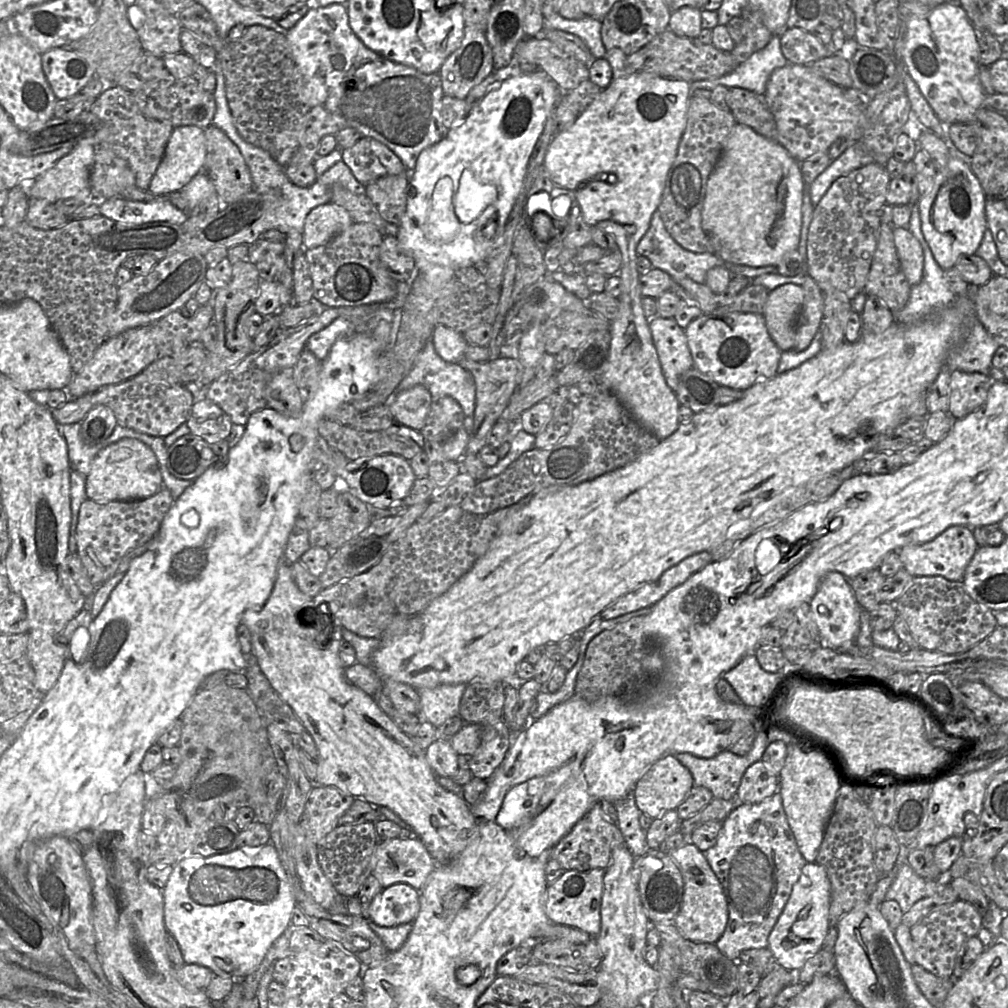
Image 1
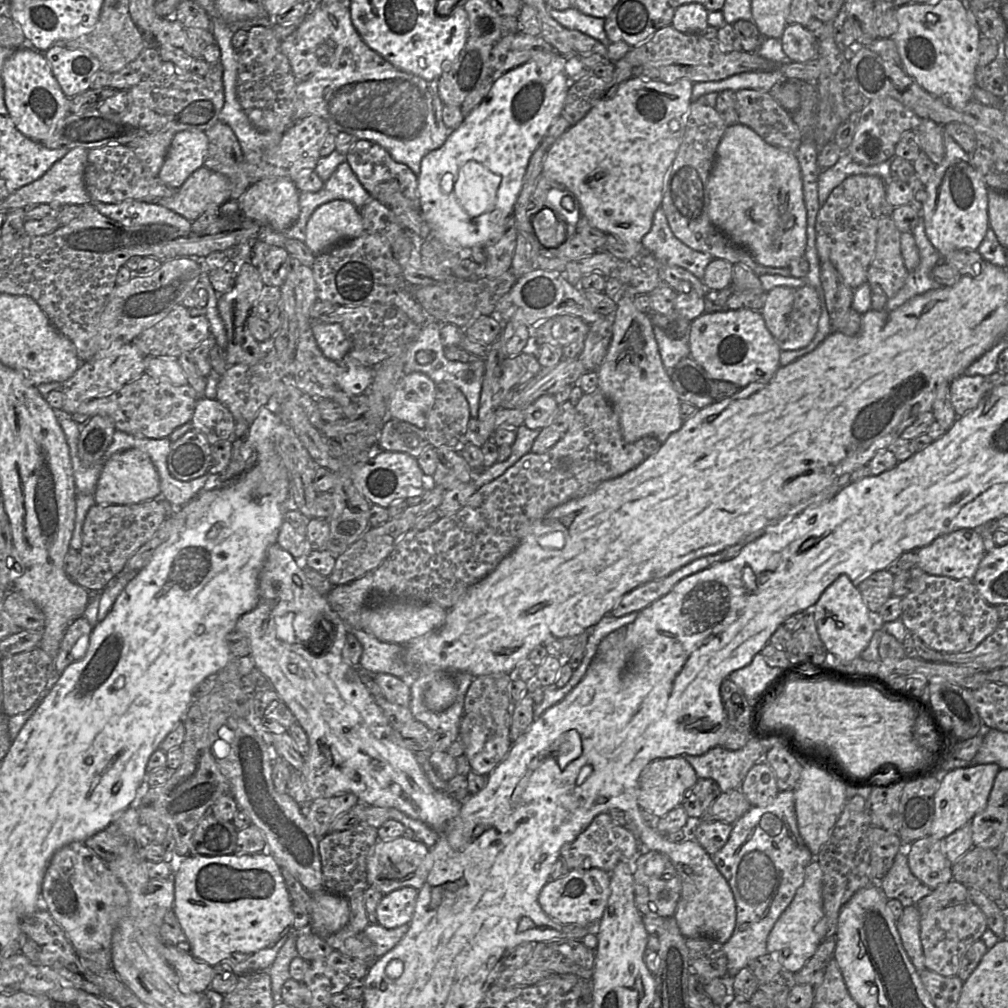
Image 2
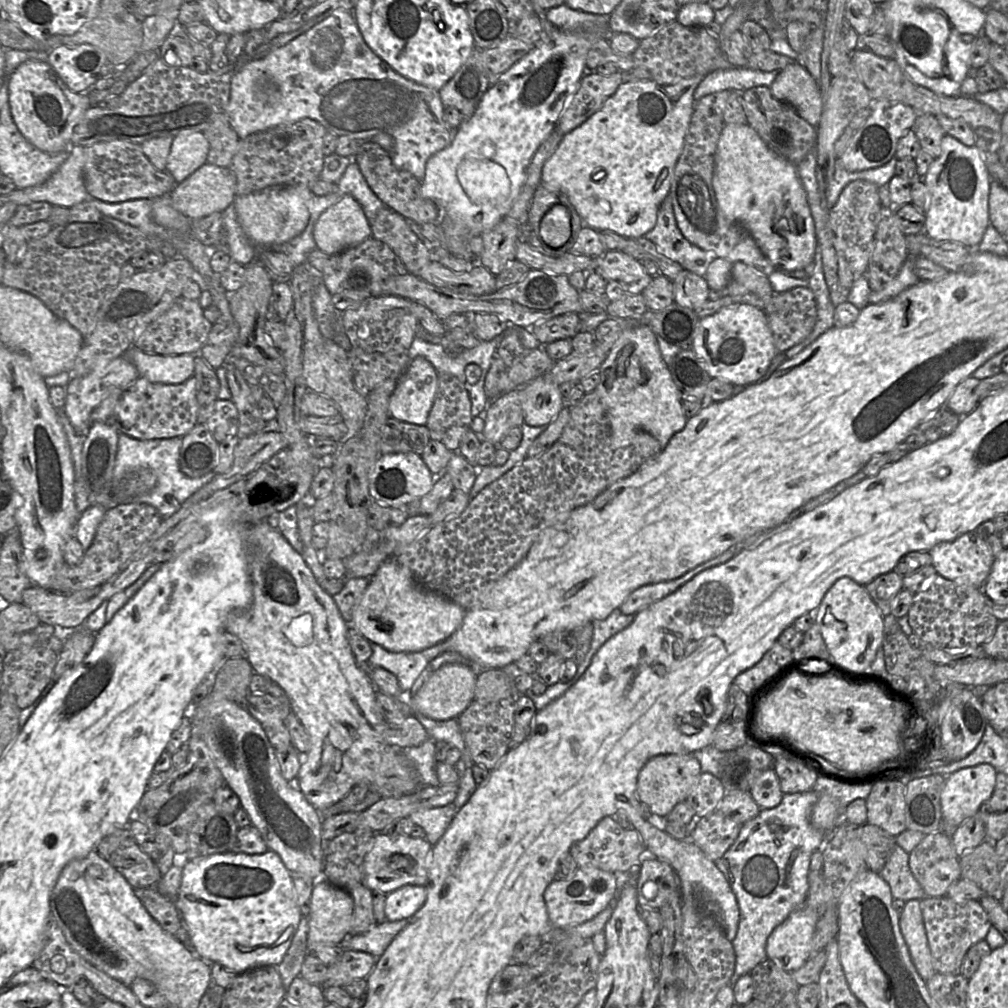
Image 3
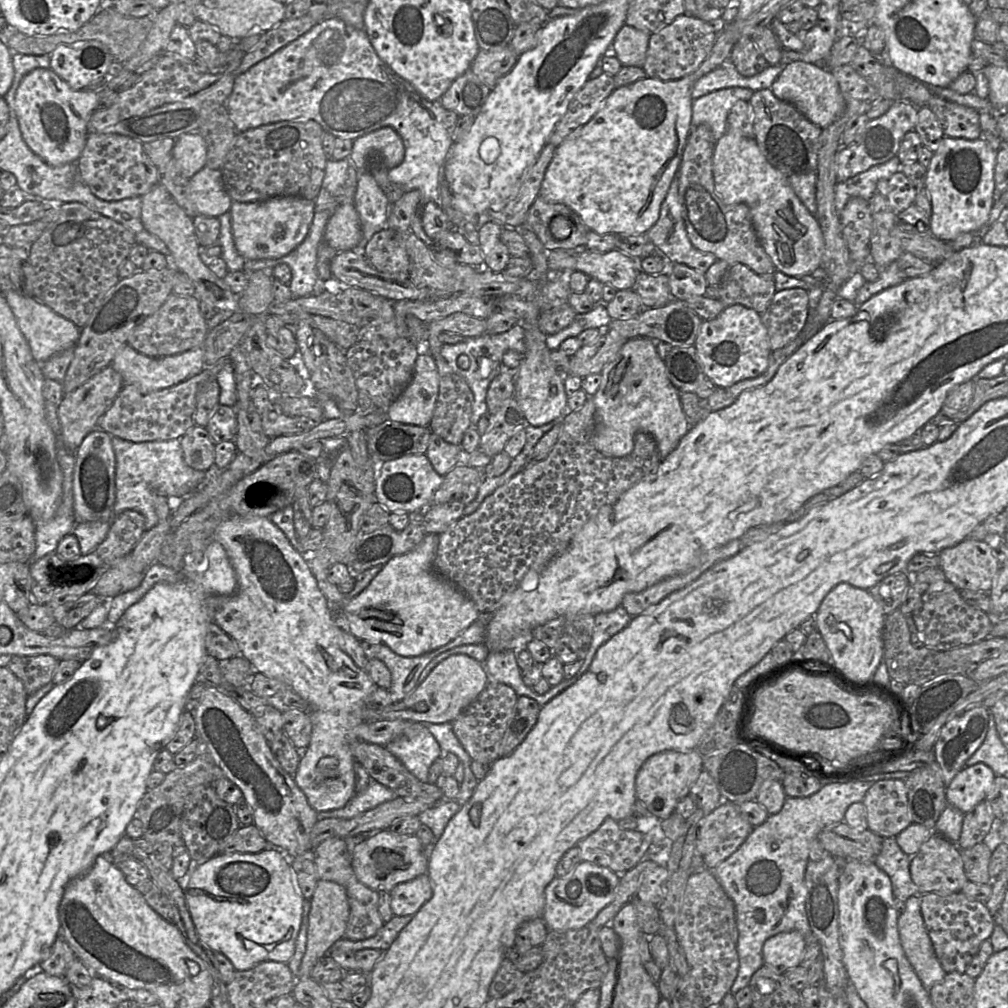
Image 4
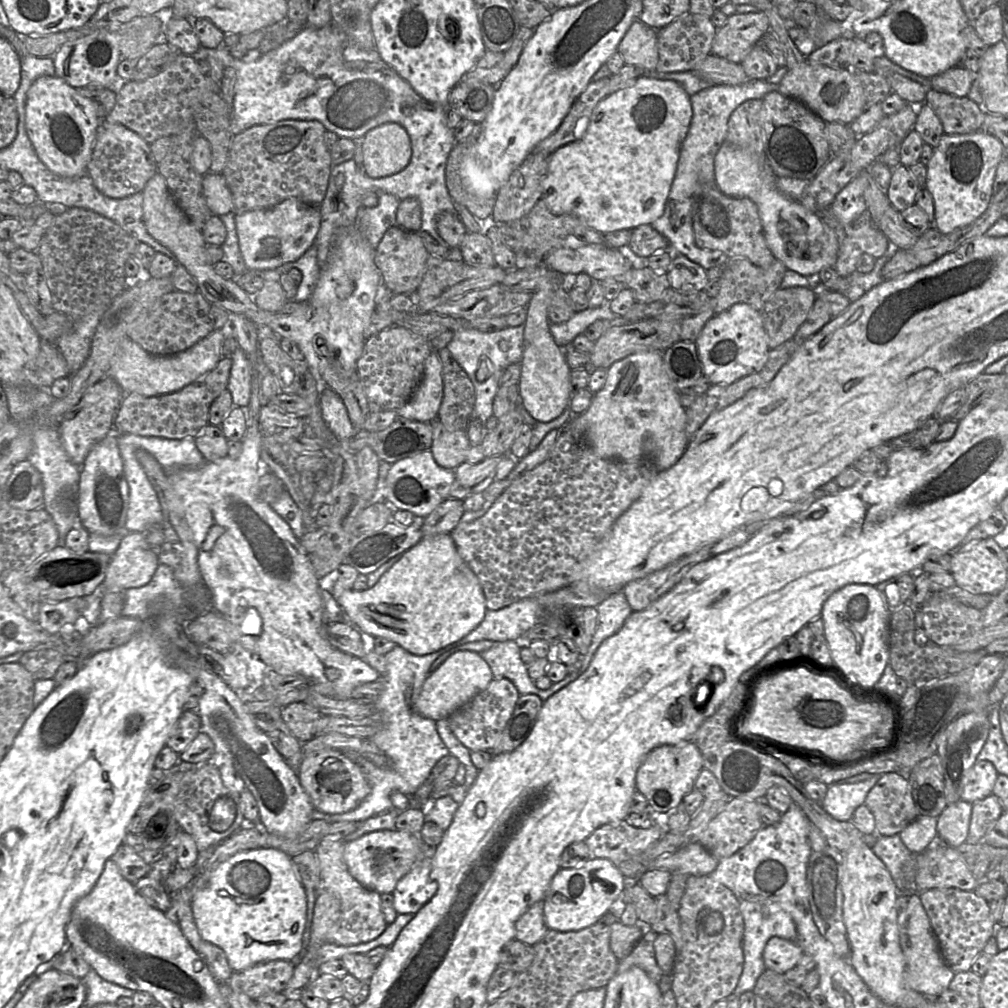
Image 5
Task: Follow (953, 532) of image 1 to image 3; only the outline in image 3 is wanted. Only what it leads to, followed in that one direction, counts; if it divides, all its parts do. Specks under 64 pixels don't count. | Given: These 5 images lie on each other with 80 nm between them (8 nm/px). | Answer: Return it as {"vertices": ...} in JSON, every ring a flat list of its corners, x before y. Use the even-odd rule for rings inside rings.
{"vertices":[[975,531,964,533,953,541,940,542,929,553,937,574,948,580,978,588,982,588,995,560,987,540]]}

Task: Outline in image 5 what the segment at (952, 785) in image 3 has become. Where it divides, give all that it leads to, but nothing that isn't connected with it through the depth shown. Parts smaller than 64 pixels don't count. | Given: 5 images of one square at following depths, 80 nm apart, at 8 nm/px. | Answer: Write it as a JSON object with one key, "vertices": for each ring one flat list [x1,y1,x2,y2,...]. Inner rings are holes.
{"vertices":[[977,760,966,774,966,784,961,793,961,800,975,803,991,795,998,772,988,760]]}

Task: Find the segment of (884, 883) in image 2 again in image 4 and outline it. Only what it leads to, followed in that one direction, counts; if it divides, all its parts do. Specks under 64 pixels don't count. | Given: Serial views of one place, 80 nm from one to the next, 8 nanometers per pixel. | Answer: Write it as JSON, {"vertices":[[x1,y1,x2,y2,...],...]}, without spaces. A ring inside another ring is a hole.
{"vertices":[[895,837,883,838,882,848,875,859,877,867,891,881,894,898,905,902,909,897,918,895,910,874,910,860,911,856,902,851]]}

